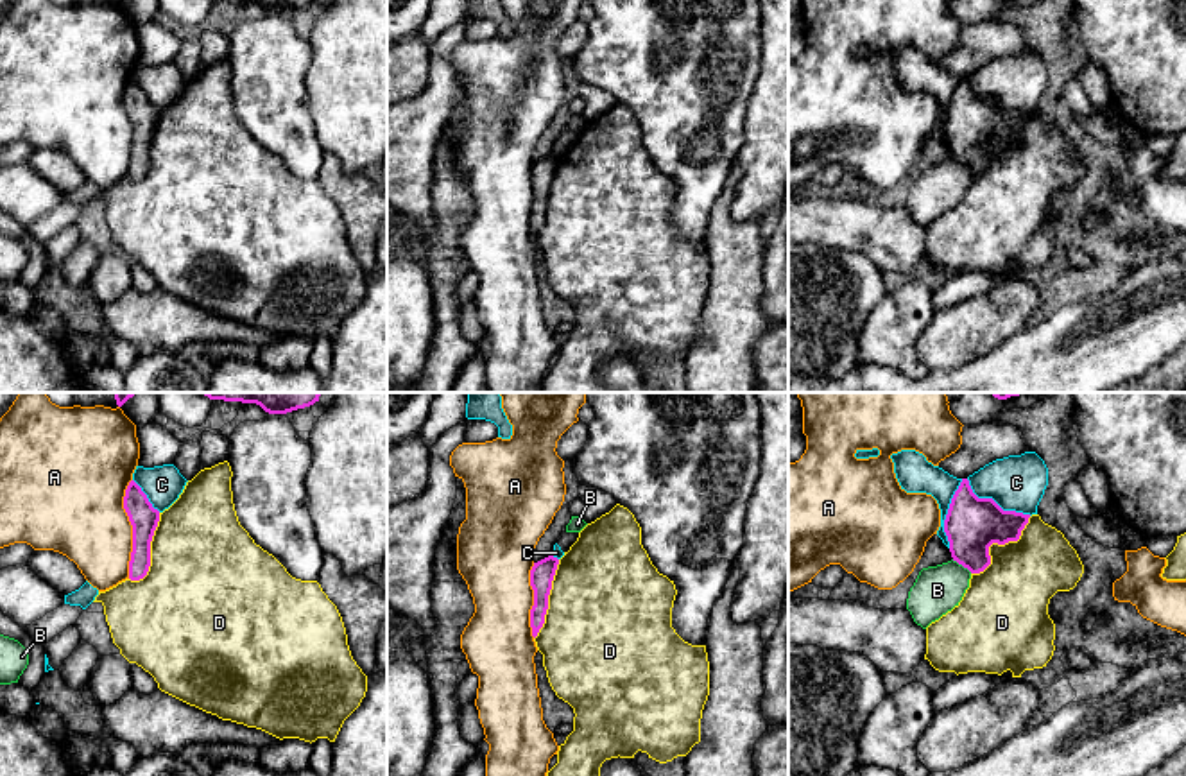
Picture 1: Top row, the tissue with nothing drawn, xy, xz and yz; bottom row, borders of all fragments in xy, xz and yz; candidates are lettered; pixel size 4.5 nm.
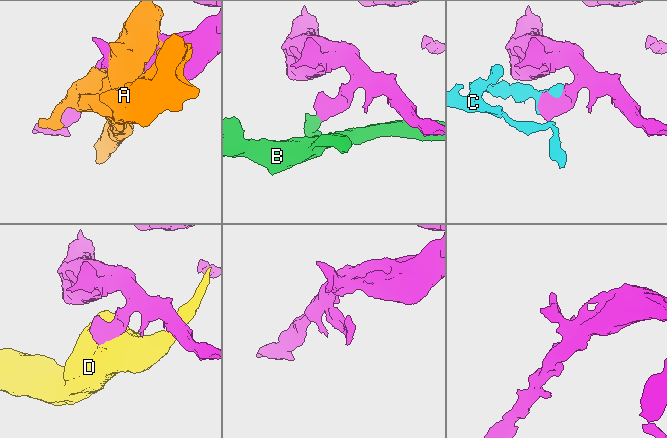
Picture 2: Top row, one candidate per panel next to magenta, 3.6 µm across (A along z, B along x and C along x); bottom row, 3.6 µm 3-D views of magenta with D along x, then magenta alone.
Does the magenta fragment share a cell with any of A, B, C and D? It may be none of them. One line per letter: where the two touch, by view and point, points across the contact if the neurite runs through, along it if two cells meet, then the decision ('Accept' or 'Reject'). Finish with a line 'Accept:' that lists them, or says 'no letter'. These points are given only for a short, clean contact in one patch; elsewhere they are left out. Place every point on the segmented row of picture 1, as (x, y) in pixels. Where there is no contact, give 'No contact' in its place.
A: Touches magenta at xy (133, 529). Reject
B: Touches magenta at yz (962, 565). Boundary: yz (952, 560), (971, 572). Reject
C: Touches magenta at yz (995, 502). Reject
D: Touches magenta at yz (996, 542). Boundary: yz (1031, 517), (1016, 540), (993, 543), (989, 563), (971, 574). Reject
Accept: no letter

